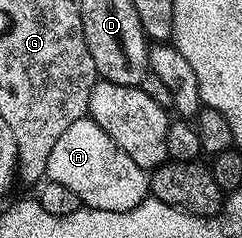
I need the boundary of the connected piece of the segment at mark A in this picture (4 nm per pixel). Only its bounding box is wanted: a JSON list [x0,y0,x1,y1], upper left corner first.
[46,116,150,212]

